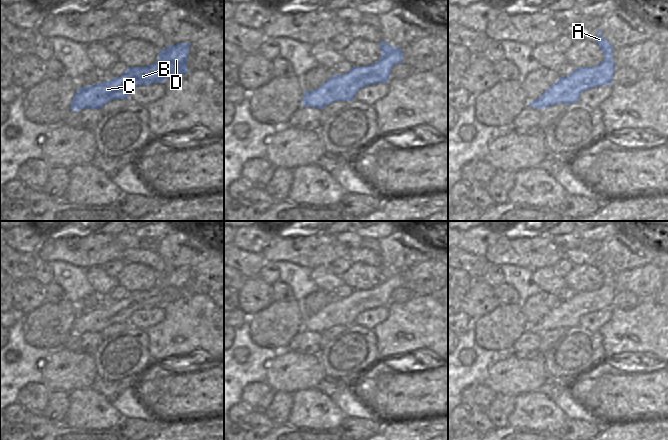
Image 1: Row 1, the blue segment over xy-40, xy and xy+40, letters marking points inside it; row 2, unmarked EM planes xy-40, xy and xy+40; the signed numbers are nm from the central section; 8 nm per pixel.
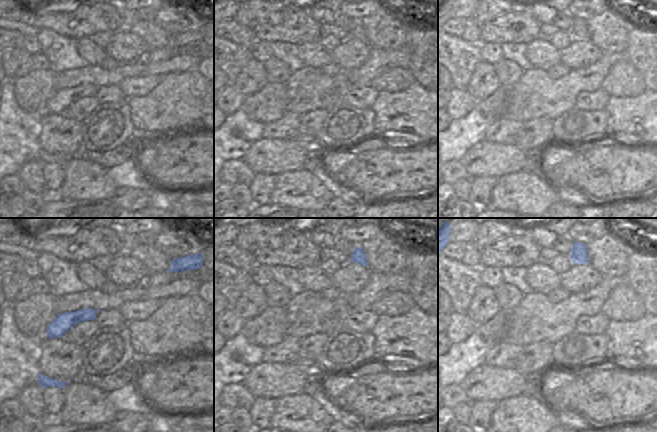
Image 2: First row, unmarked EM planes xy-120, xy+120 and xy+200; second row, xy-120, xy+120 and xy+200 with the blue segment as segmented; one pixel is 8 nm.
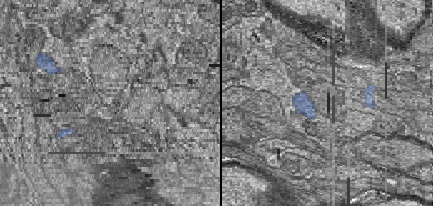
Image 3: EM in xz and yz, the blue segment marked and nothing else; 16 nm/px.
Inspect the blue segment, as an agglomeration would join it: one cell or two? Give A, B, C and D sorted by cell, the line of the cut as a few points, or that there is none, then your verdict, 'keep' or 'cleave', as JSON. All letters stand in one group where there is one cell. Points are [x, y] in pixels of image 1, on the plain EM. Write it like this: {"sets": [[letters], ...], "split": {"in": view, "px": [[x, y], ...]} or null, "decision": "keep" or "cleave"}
{"sets": [["A"], ["B", "C", "D"]], "split": {"in": "xy", "px": [[400, 272], [393, 272], [383, 279]]}, "decision": "cleave"}

